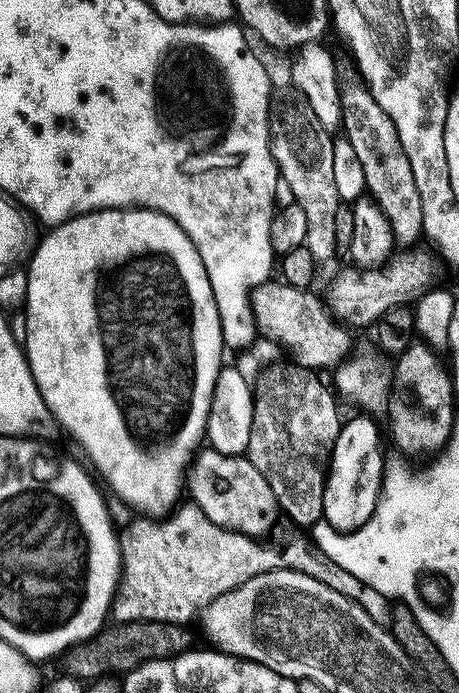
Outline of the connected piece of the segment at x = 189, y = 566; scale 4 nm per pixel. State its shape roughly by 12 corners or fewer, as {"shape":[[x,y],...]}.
{"shape":[[189,507],[152,546],[136,520],[120,541],[117,621],[183,625],[215,597],[273,570],[262,546]]}

